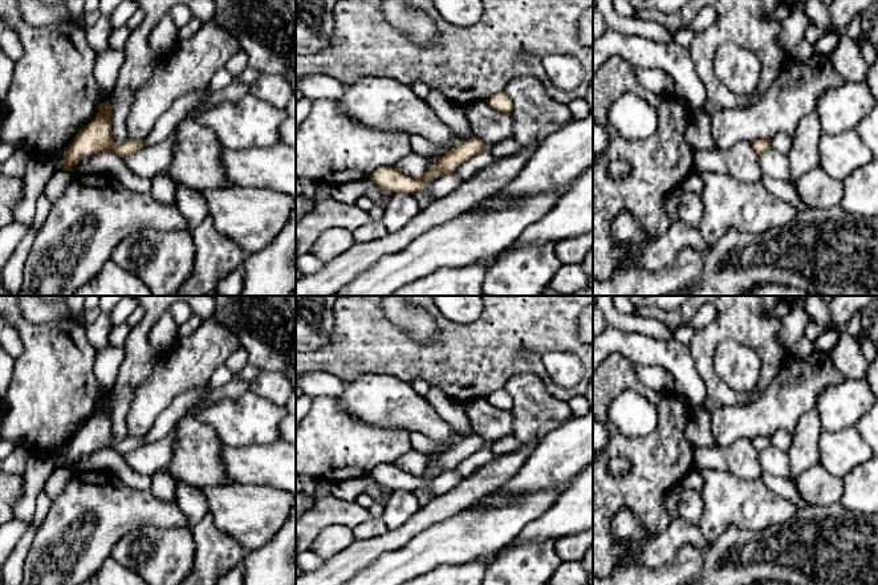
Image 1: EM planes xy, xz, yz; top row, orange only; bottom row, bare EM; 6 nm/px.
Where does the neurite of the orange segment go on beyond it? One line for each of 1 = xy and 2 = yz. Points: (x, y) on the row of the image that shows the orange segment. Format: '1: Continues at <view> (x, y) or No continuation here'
1: No continuation here
2: No continuation here

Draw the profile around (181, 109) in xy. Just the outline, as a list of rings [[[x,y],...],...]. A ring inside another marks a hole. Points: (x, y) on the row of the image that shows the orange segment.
[[[208,86],[178,98],[172,106],[157,121],[151,133],[142,139],[143,147],[163,142],[187,118],[192,110],[203,103],[210,96]]]

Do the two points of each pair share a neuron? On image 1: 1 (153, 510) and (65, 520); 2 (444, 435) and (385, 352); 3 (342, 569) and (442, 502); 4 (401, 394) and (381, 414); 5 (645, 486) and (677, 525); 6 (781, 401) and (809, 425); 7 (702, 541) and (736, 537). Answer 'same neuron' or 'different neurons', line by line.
1: same neuron
2: different neurons
3: same neuron
4: same neuron
5: different neurons
6: different neurons
7: different neurons

